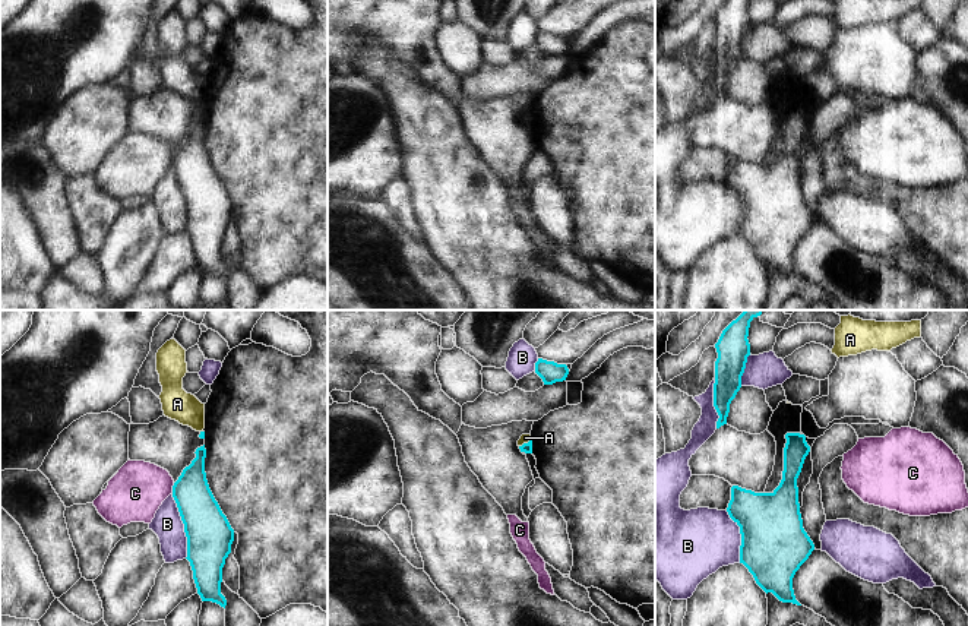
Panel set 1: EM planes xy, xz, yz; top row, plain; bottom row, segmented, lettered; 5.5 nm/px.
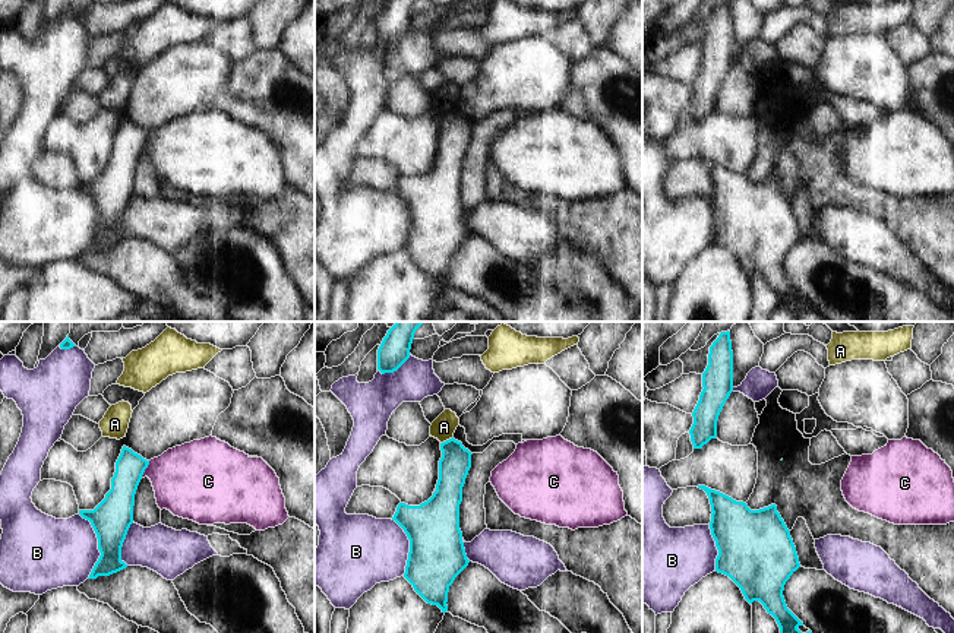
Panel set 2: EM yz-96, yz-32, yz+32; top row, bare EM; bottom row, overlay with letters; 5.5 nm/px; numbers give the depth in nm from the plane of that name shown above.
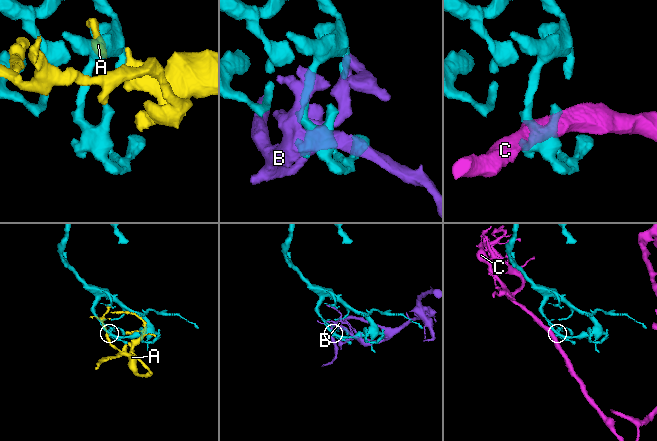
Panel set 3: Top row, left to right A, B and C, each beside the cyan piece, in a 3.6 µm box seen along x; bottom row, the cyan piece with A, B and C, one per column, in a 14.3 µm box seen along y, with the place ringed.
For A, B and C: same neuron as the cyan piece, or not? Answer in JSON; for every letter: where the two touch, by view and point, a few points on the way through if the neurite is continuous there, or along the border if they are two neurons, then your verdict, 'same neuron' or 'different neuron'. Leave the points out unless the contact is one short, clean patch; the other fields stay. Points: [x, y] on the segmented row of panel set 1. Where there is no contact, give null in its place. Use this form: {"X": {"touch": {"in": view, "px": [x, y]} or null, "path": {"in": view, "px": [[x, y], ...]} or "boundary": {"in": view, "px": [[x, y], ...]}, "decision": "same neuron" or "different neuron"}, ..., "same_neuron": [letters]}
{"A": {"touch": {"in": "xz", "px": [524, 443]}, "decision": "different neuron"}, "B": {"touch": {"in": "xy", "px": [184, 527]}, "decision": "different neuron"}, "C": {"touch": {"in": "xy", "px": [173, 489]}, "boundary": {"in": "xy", "px": [[174, 483], [171, 493]]}, "decision": "different neuron"}, "same_neuron": []}

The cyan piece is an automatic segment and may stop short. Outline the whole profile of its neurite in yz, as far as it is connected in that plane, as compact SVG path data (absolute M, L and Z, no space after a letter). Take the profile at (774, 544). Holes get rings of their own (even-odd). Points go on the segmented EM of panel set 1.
M787 433L784 471L772 493L731 487L727 512L740 527L740 563L756 584L782 603L801 606L794 595L793 578L814 550L803 528L797 478L810 446L806 436Z

